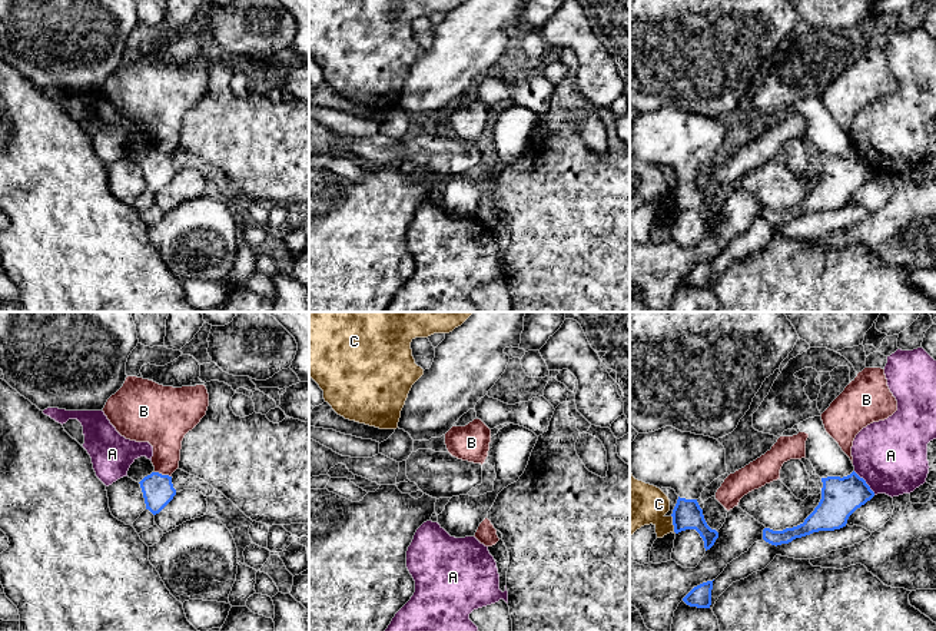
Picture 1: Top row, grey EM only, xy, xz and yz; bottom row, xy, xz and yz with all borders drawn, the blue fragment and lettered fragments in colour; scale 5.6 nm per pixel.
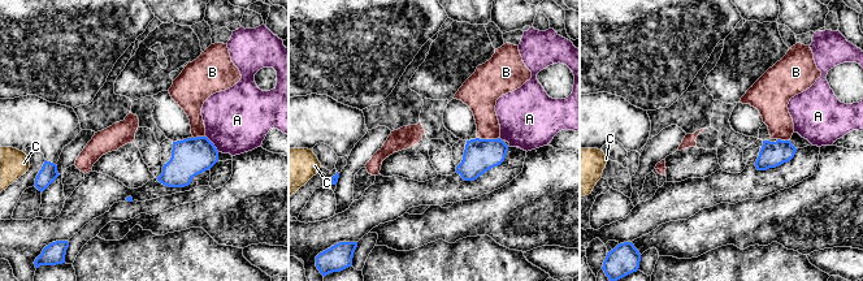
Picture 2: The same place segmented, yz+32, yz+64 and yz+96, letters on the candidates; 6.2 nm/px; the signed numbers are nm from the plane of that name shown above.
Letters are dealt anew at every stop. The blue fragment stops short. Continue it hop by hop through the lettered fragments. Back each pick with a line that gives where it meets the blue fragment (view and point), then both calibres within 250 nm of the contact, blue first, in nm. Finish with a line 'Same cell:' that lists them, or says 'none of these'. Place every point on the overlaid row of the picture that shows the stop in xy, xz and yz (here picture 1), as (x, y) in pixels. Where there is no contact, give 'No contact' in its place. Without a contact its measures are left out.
Same cell: none of these

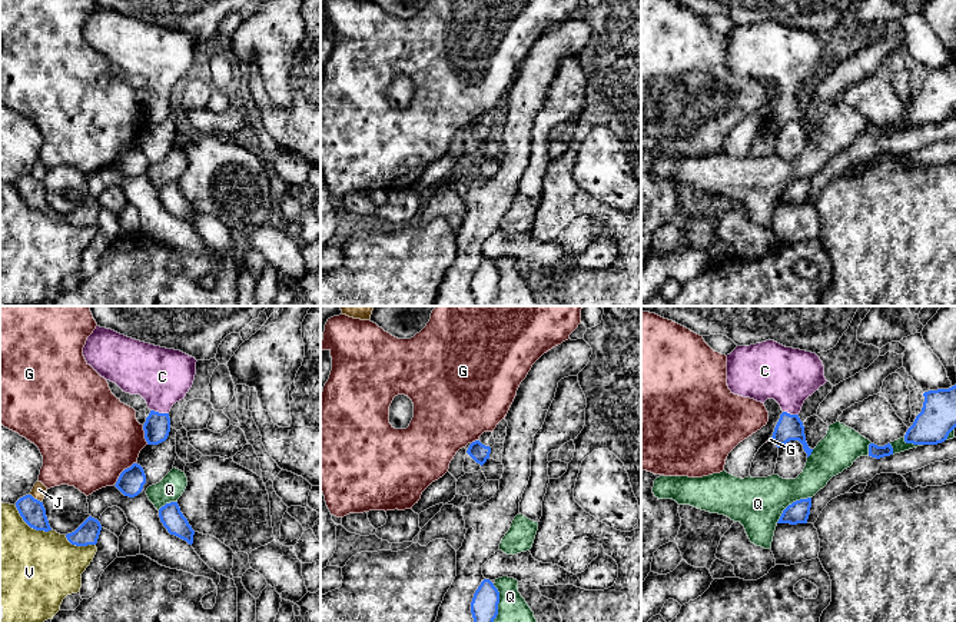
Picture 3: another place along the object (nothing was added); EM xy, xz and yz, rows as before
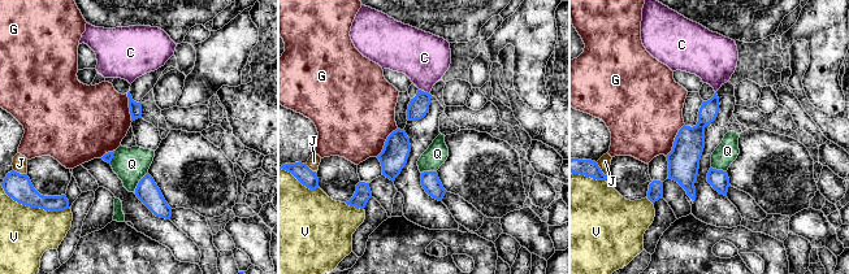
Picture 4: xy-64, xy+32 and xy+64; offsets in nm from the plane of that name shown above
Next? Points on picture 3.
C: Touches blue at xy (159, 413). Thickness 150 nm (blue) against 320 nm
Same cell: C

